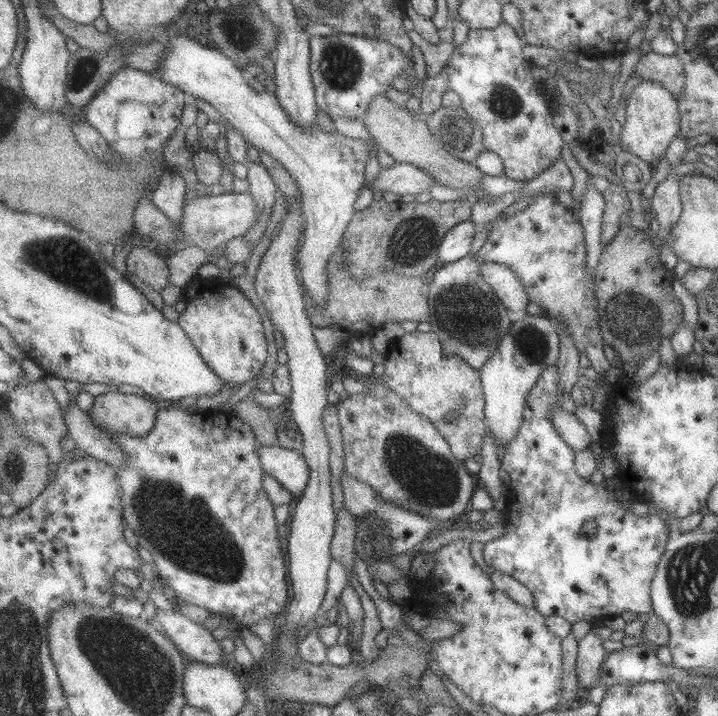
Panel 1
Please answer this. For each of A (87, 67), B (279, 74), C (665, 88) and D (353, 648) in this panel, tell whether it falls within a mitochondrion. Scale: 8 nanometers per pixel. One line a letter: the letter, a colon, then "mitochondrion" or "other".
A: mitochondrion
B: other
C: other
D: other

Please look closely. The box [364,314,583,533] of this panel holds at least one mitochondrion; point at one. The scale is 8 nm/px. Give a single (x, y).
(424, 474)

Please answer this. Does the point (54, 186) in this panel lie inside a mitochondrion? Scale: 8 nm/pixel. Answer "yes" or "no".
no

